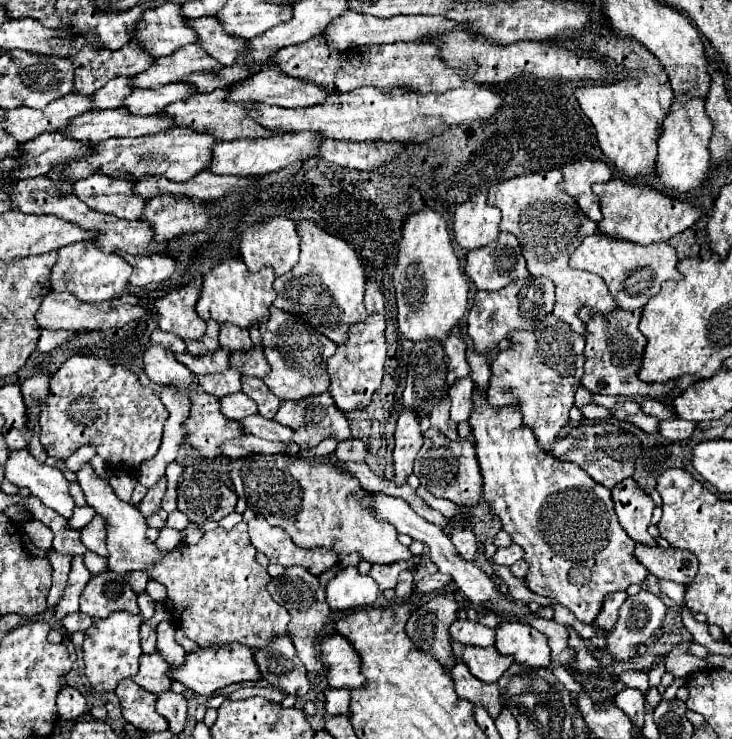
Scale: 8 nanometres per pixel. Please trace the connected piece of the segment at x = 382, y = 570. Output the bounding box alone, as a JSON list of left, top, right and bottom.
[369,555,419,591]

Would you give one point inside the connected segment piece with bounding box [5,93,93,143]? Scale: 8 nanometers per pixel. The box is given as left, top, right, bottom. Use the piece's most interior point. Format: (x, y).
(23, 123)

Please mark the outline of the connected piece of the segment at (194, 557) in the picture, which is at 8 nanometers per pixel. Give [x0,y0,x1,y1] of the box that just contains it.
[77,463,291,649]

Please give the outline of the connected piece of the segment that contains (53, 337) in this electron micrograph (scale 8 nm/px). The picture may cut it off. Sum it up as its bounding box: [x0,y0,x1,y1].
[37,329,83,353]

